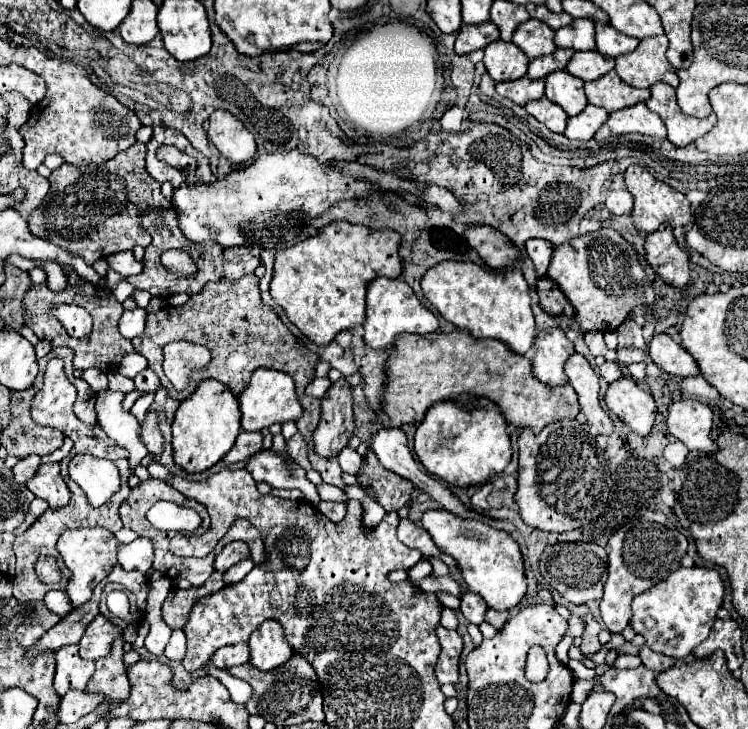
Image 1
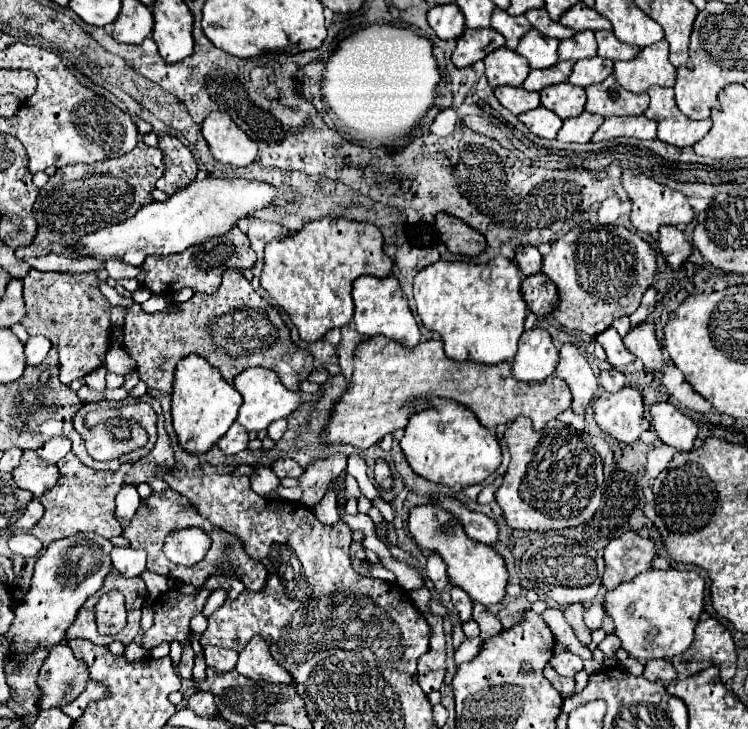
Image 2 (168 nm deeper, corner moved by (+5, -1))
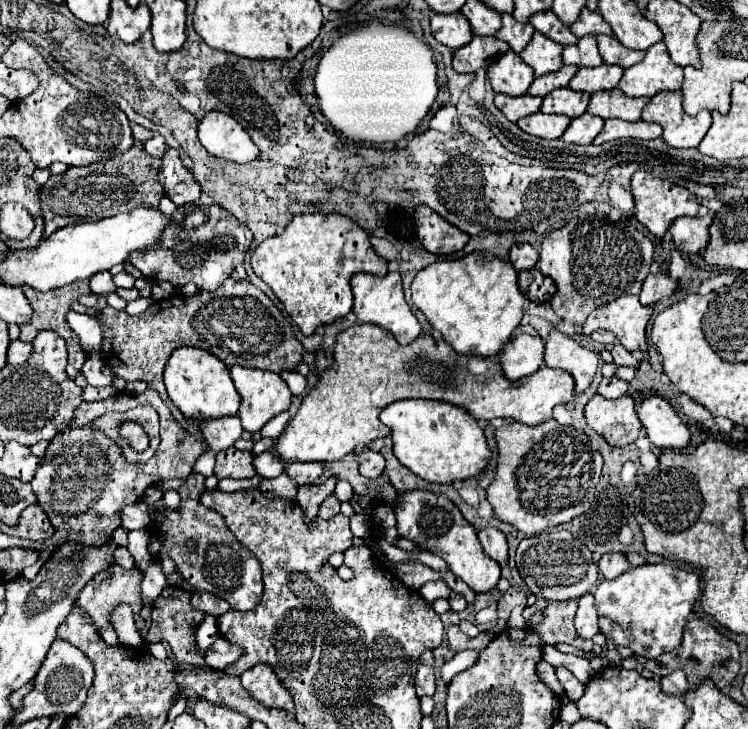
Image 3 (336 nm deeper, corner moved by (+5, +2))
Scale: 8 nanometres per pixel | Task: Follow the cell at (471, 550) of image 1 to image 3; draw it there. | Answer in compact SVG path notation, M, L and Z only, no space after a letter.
M410 489L406 493L398 493L394 503L394 515L398 525L398 535L414 541L420 549L426 549L448 563L448 569L458 575L474 593L492 591L500 579L500 565L486 557L482 545L478 541L476 529L462 517L460 509L444 495Z

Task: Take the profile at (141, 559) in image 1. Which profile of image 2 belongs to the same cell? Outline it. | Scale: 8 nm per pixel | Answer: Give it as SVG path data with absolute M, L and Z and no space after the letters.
M114 548L110 552L112 566L126 578L140 576L146 570L146 550L144 548Z

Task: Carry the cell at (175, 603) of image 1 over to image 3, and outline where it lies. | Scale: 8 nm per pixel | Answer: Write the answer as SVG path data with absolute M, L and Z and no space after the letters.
M166 587L160 597L154 601L152 607L152 625L148 629L146 641L148 643L160 643L166 641L174 653L174 659L178 663L190 663L190 665L206 665L204 663L204 653L196 647L196 639L194 639L194 627L198 627L202 623L204 615L200 611L194 611L190 605L190 593L184 591L182 587Z

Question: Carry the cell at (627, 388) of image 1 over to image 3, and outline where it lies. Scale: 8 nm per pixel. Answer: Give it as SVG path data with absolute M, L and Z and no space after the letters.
M594 395L586 403L588 425L606 439L612 447L624 447L640 437L642 423L636 417L634 399L624 395L620 399L604 399Z

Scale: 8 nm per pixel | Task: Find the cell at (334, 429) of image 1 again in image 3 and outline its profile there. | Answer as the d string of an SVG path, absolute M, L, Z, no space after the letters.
M334 477L326 479L322 485L302 485L302 487L298 487L296 501L302 507L306 525L310 525L310 523L314 523L318 519L318 509L322 505L322 501L328 495L334 493L334 487L336 487L336 479Z

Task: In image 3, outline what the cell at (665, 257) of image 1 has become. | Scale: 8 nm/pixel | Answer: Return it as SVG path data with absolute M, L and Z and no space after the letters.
M708 213L704 217L678 217L670 233L674 237L674 245L682 253L700 253L706 247L708 239L708 227L712 225L714 213Z

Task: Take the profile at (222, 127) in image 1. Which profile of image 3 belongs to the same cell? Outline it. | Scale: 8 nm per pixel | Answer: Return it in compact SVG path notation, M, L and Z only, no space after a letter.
M220 111L204 115L198 125L198 137L210 155L226 161L250 163L260 153L248 131L234 117Z

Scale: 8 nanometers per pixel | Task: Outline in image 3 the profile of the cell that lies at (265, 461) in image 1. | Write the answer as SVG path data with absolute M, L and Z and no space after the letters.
M288 463L286 473L298 481L298 485L314 485L324 471L322 463Z

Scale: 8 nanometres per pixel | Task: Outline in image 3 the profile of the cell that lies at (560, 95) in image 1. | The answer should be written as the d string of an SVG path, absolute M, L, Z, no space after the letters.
M568 87L564 89L554 89L544 97L542 103L542 113L556 113L556 115L568 115L570 119L586 113L590 95L582 91L572 91Z

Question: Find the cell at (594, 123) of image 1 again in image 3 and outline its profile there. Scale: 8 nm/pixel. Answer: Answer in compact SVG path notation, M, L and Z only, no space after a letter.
M584 113L576 119L572 119L570 127L564 131L562 139L566 143L578 143L578 145L590 145L594 137L602 131L604 121L600 117L594 117L590 113Z

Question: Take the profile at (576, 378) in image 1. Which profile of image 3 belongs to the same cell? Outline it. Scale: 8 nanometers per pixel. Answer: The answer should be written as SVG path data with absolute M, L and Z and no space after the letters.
M552 329L546 339L544 363L552 369L568 371L576 381L576 393L582 393L598 369L598 355L558 329Z

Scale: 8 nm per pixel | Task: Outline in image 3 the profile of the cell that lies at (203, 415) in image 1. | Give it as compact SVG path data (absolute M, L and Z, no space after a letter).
M198 347L176 349L166 363L164 385L166 385L168 397L172 399L172 403L186 417L192 417L194 421L216 419L216 417L226 417L226 415L238 413L240 397L232 383L228 367L212 353L206 353L204 349L198 349Z

